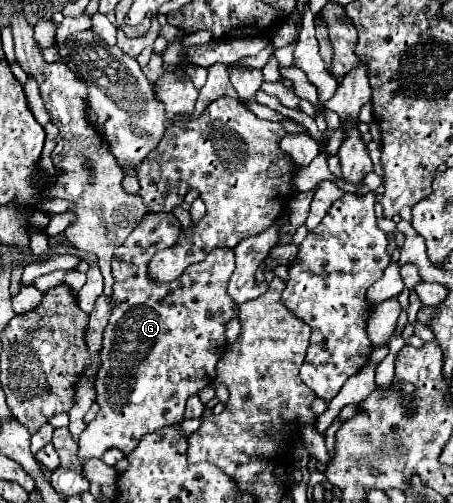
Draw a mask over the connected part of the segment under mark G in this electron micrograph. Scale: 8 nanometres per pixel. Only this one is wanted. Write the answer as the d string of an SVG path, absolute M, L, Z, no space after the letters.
M147 212L145 218L135 226L135 230L125 238L125 242L113 254L113 294L111 294L111 318L103 334L101 348L101 368L95 378L99 414L93 422L87 424L89 434L79 436L77 458L81 466L91 458L101 458L105 450L119 448L123 454L131 454L137 442L163 426L181 424L185 402L191 394L197 394L209 386L215 378L215 364L221 358L227 340L225 324L235 314L233 300L227 294L227 282L235 270L235 254L231 248L211 250L209 256L189 266L183 276L171 284L153 284L147 276L147 264L157 250L165 250L177 242L181 232L179 220L169 212Z

